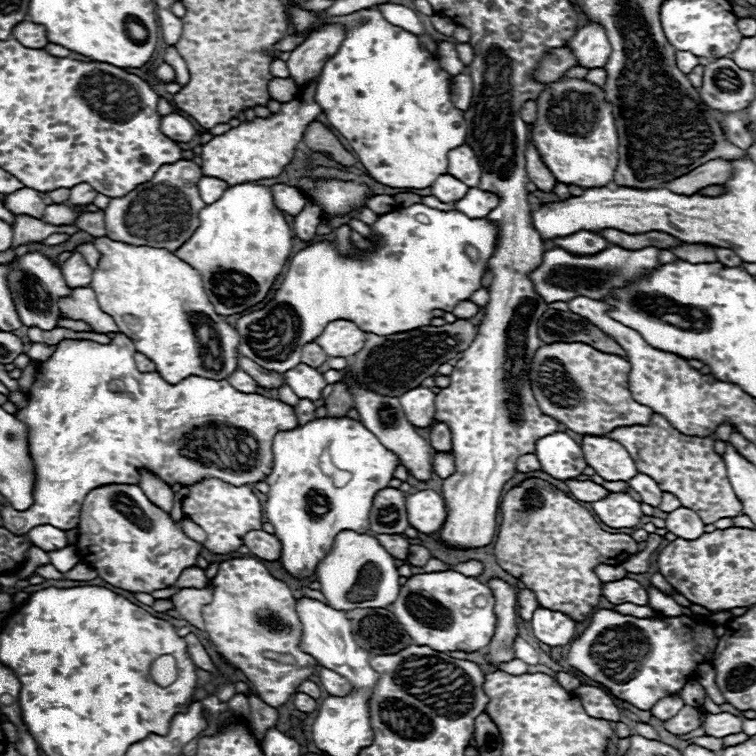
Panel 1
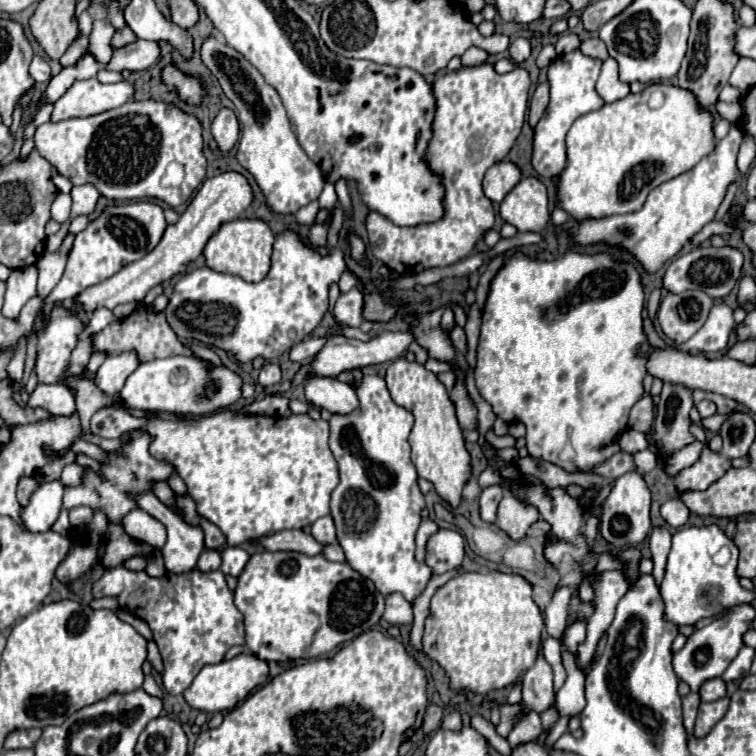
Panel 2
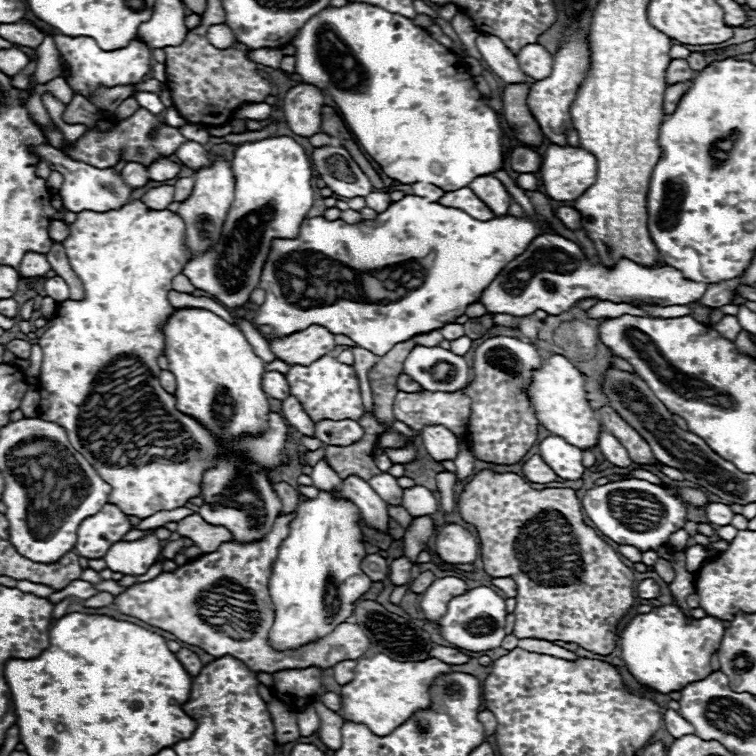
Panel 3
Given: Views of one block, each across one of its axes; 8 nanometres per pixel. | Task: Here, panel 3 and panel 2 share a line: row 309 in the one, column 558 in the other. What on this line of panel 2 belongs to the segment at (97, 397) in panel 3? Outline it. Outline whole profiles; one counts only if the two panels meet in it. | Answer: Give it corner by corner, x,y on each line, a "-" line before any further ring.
574,50
570,54
558,56
550,68
548,68
548,80
550,80
550,104
544,112
544,116
534,126
534,152
532,152
532,166
540,176
554,176
560,174
566,166
566,134
576,118
582,114
594,112
600,106
604,106
604,100
594,90
598,74
600,74
602,60
588,58
580,50

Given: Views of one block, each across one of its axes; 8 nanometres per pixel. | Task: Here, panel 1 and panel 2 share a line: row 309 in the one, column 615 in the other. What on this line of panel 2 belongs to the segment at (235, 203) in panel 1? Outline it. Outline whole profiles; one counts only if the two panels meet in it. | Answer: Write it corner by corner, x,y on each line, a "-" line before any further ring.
738,122
732,124
728,136
716,144
716,154
702,158
692,170
660,184
652,190
644,202
644,206
630,214
604,216
604,218
586,218
576,222
570,232
570,240
574,246
588,244
608,244
616,248
628,250
646,272
658,272
668,260
672,260
690,240
698,234
708,222
712,222
718,206
724,200
726,188
730,182
738,178
736,154
742,142
742,128

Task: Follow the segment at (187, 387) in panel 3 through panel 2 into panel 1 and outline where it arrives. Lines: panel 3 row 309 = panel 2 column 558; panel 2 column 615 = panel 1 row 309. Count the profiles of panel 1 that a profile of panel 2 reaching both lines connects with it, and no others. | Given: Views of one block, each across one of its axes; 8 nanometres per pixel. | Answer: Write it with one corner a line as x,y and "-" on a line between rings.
94,238
92,244
102,252
100,266
94,270
90,282
98,296
100,308
110,314
120,332
134,342
136,352
146,354
146,358
156,364
156,372
168,384
178,384
188,376
226,380
238,368
238,330
216,314
204,292
200,274
190,264
182,262
164,248
132,246
110,238

